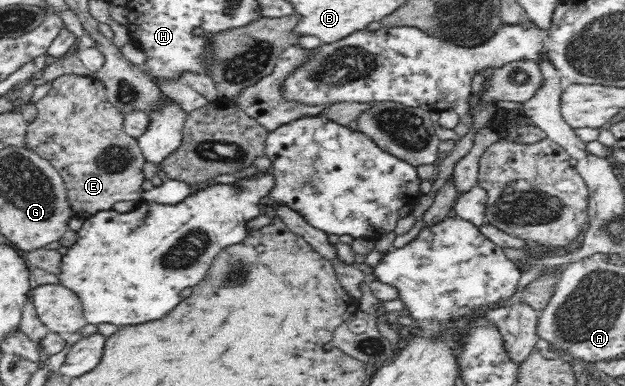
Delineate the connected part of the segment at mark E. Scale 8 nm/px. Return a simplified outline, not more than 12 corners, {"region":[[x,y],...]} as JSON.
{"region":[[58,76],[25,147],[81,220],[141,201],[138,140],[93,76]]}

